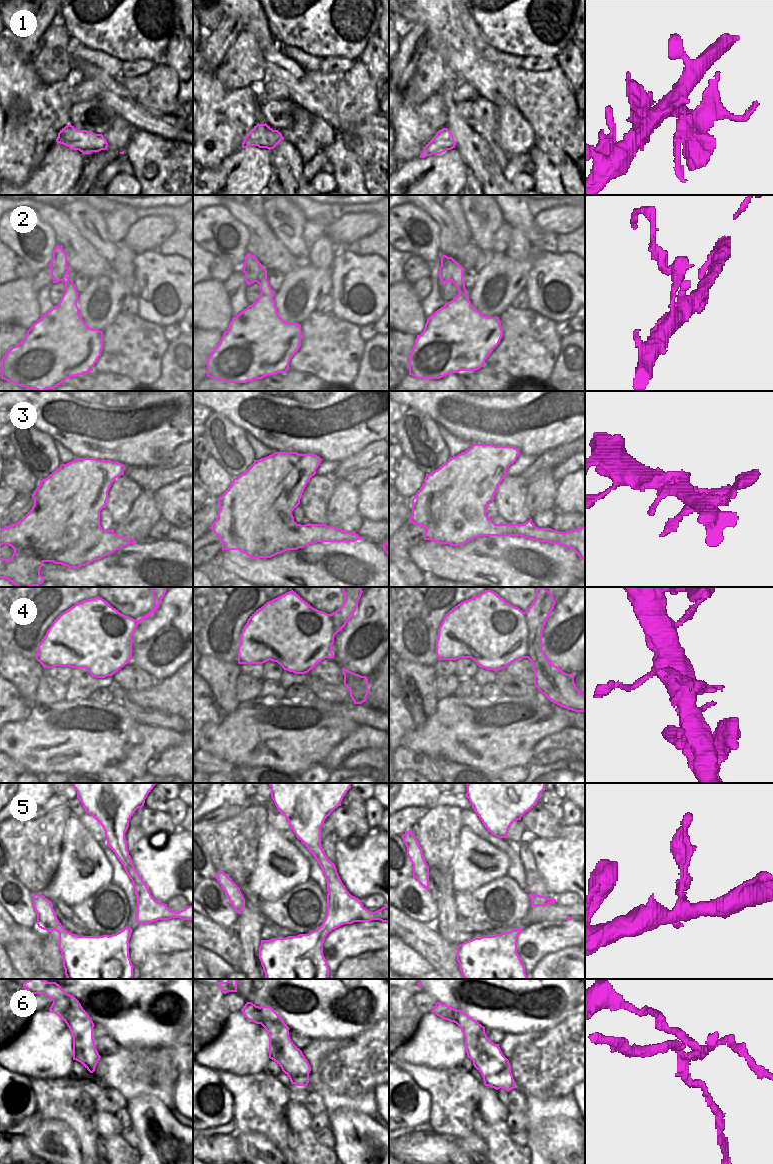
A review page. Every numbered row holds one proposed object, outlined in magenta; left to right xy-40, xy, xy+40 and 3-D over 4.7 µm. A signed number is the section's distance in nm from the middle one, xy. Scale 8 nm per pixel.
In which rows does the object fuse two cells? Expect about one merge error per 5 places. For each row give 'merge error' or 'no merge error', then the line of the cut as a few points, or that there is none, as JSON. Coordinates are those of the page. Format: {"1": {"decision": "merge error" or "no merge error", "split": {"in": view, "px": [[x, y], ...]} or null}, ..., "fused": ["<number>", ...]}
{"1": {"decision": "merge error", "split": {"in": "xy", "px": [[251, 130], [251, 136], [257, 145]]}}, "2": {"decision": "no merge error", "split": null}, "3": {"decision": "no merge error", "split": null}, "4": {"decision": "merge error", "split": {"in": "xy+40", "px": [[525, 612], [529, 629], [528, 657]]}}, "5": {"decision": "no merge error", "split": null}, "6": {"decision": "merge error", "split": {"in": "xy-40", "px": [[53, 1001], [60, 1001], [64, 1005], [65, 1020]]}}, "fused": ["1", "4", "6"]}

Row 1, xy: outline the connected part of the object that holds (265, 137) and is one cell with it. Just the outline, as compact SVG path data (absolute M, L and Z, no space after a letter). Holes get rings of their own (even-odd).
M258 123L251 131L252 137L259 148L267 148L271 150L284 139L278 130L273 130L266 123Z

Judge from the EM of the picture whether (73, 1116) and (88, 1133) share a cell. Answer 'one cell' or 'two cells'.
one cell

